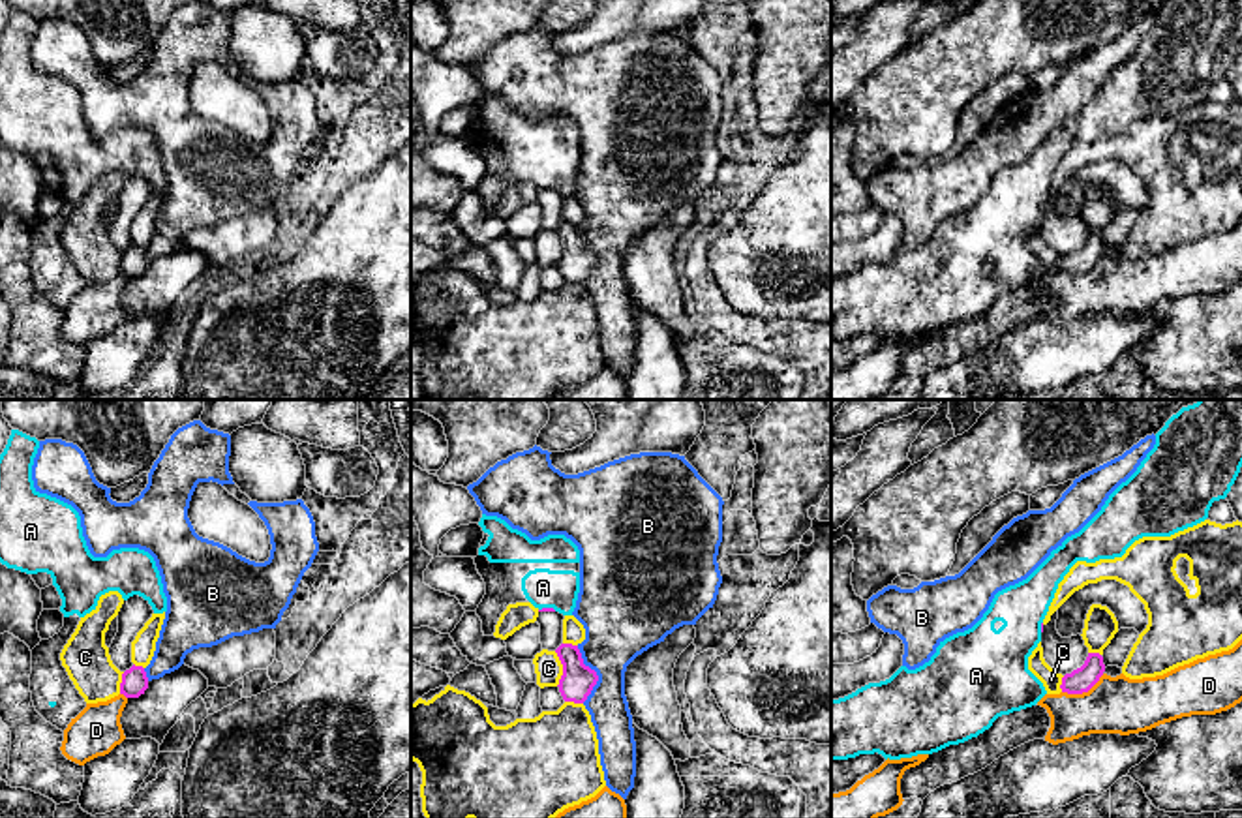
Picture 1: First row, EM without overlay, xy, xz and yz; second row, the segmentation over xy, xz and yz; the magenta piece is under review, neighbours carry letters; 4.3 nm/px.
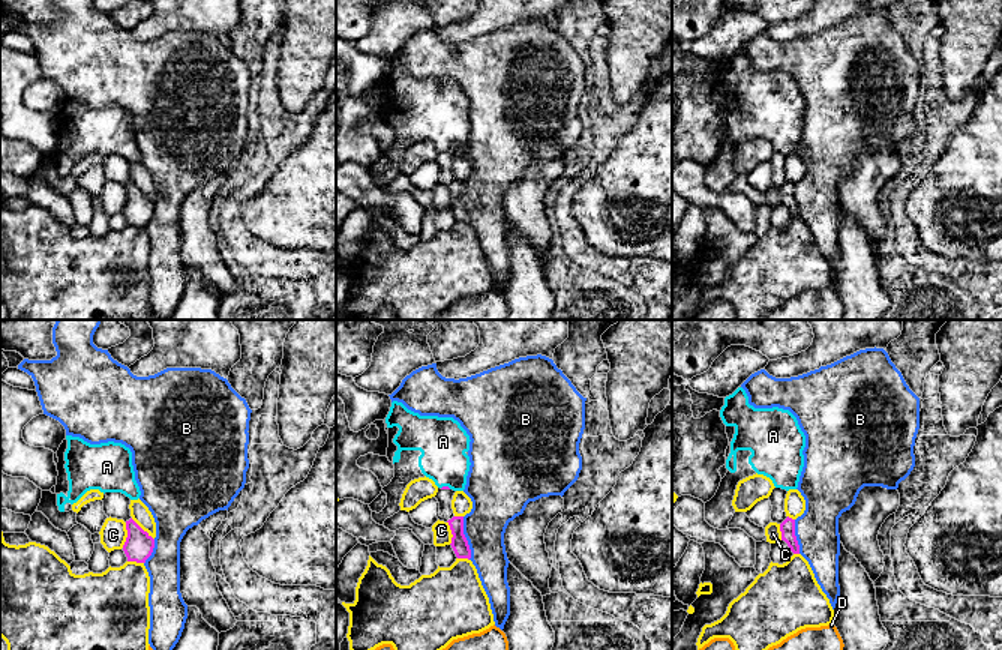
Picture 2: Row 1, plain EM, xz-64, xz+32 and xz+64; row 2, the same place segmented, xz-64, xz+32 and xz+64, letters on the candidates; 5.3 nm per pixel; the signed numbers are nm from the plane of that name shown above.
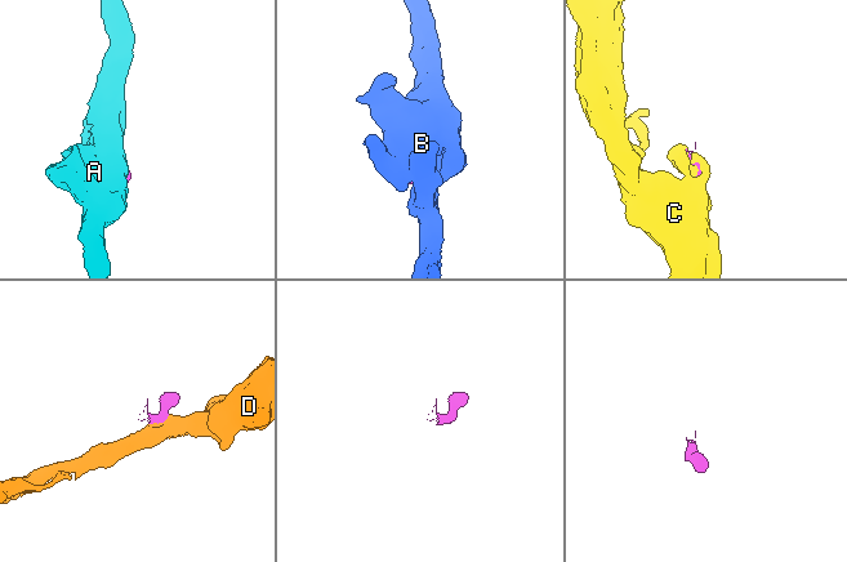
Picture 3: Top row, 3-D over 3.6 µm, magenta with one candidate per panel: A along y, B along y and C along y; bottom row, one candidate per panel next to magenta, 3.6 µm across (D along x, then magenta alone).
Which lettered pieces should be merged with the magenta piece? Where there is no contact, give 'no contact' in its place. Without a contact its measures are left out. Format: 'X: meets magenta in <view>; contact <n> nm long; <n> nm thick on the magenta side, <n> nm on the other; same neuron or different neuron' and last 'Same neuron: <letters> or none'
A: meets magenta in xz; contact 80 nm long; 20 nm thick on the magenta side, 170 nm on the other; same neuron
B: meets magenta in xz; contact 260 nm long; 140 nm thick on the magenta side, 320 nm on the other; different neuron
C: meets magenta in xz; contact 150 nm long; 140 nm thick on the magenta side, 120 nm on the other; different neuron
D: meets magenta in yz; contact 200 nm long; 110 nm thick on the magenta side, 240 nm on the other; different neuron
Same neuron: A

